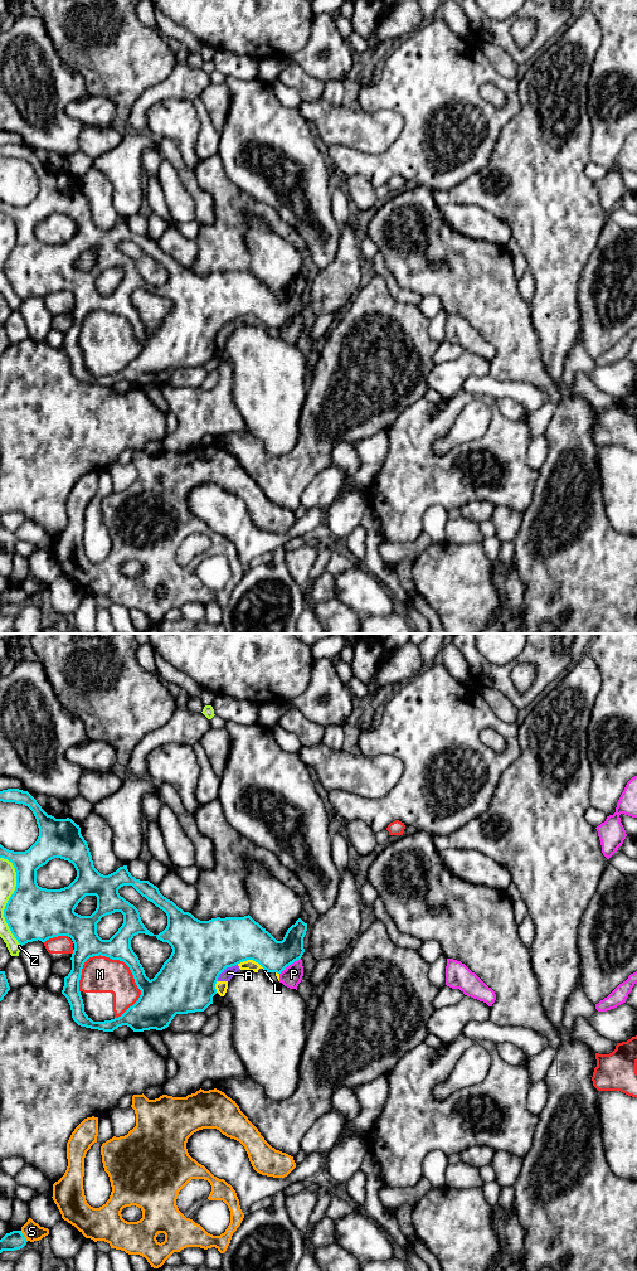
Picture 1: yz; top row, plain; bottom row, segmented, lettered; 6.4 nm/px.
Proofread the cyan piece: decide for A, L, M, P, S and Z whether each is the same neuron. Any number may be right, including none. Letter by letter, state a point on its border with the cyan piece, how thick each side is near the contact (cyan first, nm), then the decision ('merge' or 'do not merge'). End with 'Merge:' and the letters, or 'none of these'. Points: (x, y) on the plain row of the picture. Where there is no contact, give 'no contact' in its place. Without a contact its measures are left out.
A: contact yz (225, 323); calibres 380 and 70 nm; do not merge
L: contact yz (253, 315); calibres 320 and 70 nm; do not merge
M: contact yz (132, 329); calibres 280 and 240 nm; do not merge
P: contact yz (290, 319); calibres 200 and 120 nm; do not merge
S: contact yz (23, 591); calibres 120 and 120 nm; do not merge
Z: contact yz (9, 253); calibres 340 and 110 nm; do not merge
Merge: none of these

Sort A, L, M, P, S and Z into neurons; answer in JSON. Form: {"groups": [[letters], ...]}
{"groups": [["A", "L"], ["M"], ["P"], ["S"], ["Z"]]}

